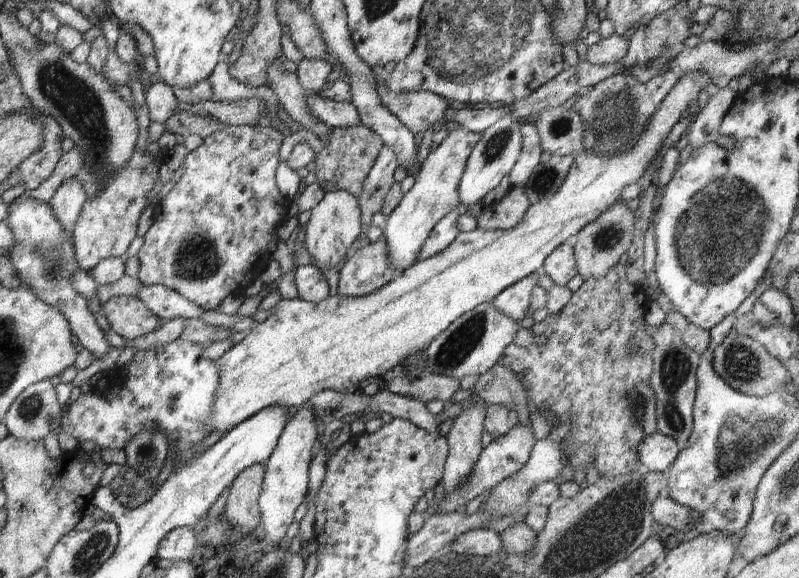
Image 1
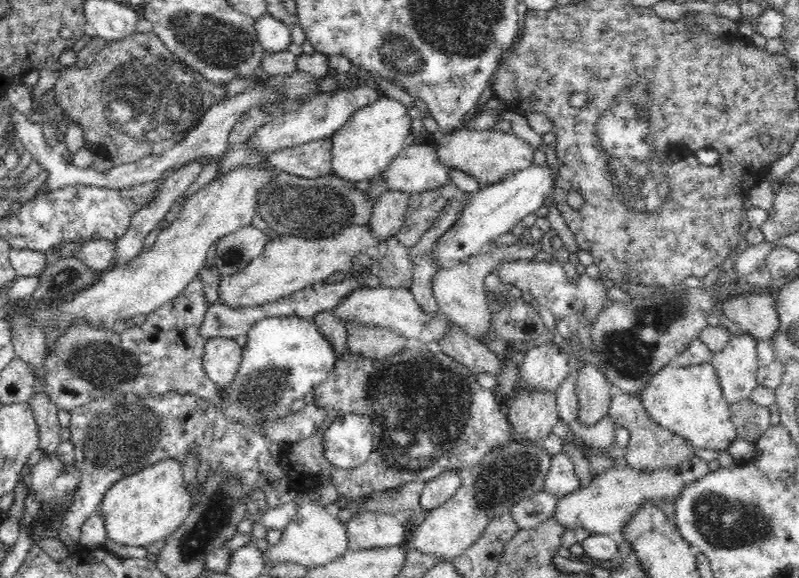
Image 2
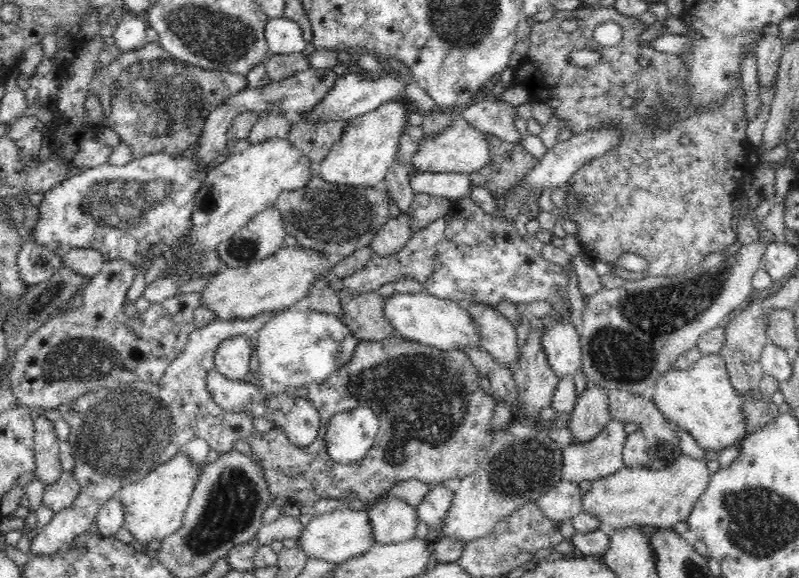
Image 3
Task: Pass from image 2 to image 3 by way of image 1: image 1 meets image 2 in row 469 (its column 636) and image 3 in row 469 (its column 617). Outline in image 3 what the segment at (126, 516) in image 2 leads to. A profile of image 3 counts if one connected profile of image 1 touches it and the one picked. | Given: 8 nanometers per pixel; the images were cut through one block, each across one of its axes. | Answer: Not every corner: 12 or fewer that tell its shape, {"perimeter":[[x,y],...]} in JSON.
{"perimeter":[[186,453],[124,486],[123,527],[143,545],[182,525],[203,465]]}

